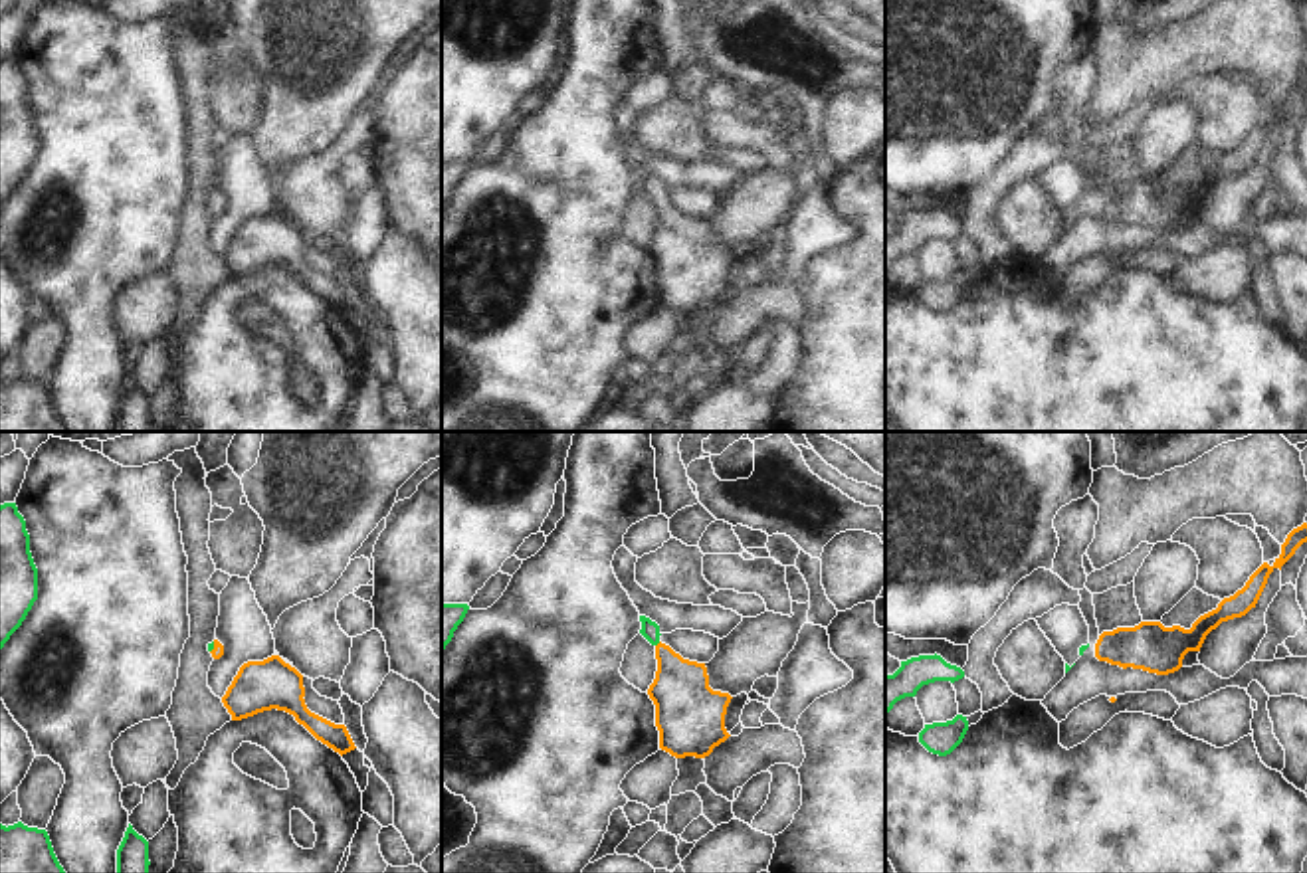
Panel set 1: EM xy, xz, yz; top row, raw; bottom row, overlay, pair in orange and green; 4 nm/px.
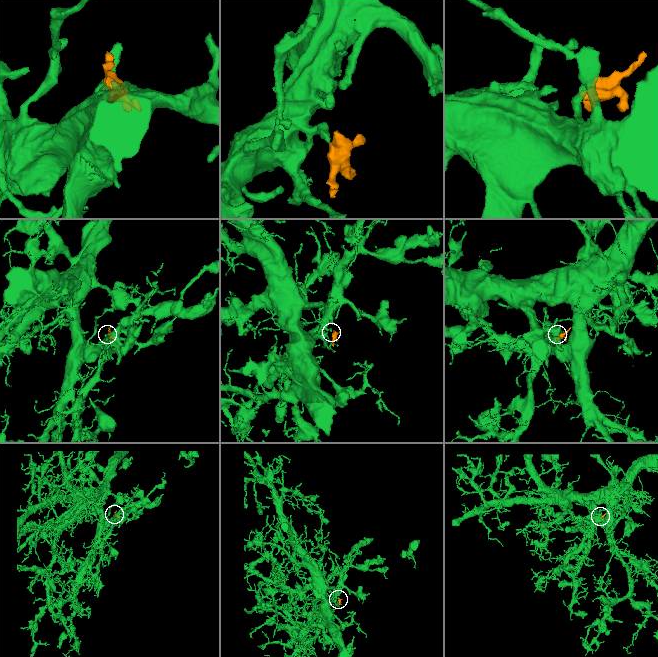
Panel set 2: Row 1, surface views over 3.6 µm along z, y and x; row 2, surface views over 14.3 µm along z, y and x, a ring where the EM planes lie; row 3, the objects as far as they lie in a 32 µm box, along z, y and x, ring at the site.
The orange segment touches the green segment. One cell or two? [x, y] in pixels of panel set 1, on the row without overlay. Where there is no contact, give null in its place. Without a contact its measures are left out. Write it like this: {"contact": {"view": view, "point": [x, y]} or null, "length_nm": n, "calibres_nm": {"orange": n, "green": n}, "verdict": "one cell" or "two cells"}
{"contact": {"view": "xz", "point": [658, 200]}, "length_nm": 30, "calibres_nm": {"orange": 240, "green": 80}, "verdict": "one cell"}

